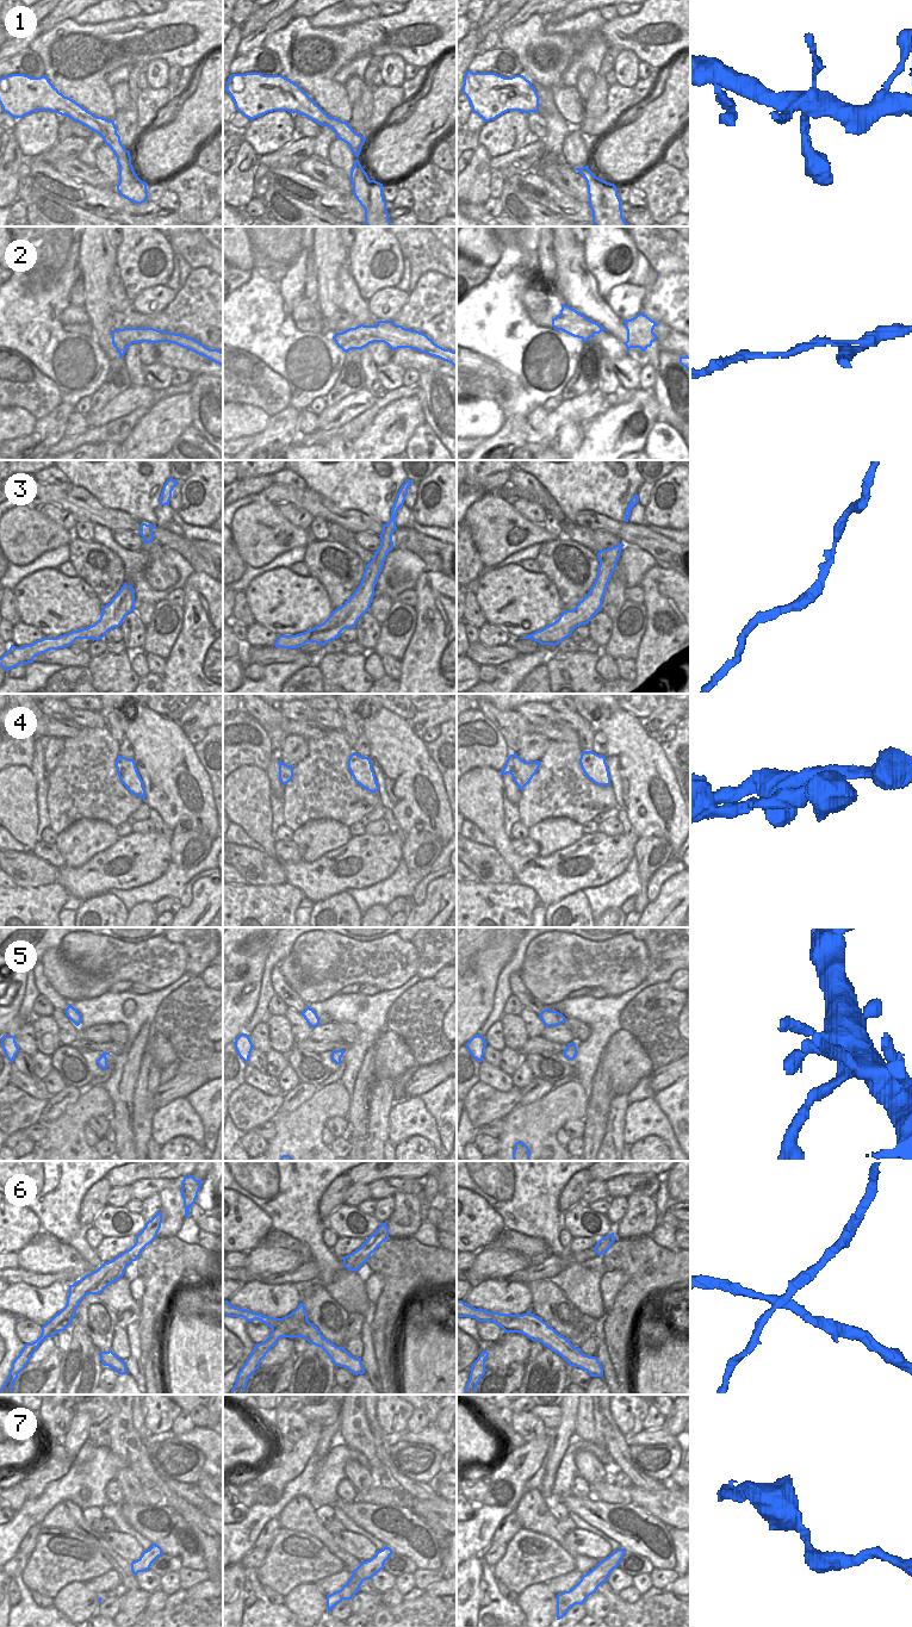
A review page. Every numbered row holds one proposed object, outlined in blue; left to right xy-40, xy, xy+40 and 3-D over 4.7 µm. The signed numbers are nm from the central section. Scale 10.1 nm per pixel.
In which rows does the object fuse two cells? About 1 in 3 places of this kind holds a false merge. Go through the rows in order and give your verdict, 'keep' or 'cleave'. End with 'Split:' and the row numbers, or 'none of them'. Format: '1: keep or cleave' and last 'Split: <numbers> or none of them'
1: keep
2: cleave
3: keep
4: keep
5: keep
6: cleave
7: keep
Split: 2, 6

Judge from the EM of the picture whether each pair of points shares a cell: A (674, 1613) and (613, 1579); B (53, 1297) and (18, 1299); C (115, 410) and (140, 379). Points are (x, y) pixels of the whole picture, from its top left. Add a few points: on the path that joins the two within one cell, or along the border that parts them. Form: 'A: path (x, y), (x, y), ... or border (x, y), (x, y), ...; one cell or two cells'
A: border (606, 1581), (618, 1594); two cells
B: path (44, 1304), (38, 1305), (26, 1302); one cell
C: border (131, 384), (144, 386); two cells

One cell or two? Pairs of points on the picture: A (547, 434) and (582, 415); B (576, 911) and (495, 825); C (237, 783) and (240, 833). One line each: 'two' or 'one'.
A: one
B: two
C: two

